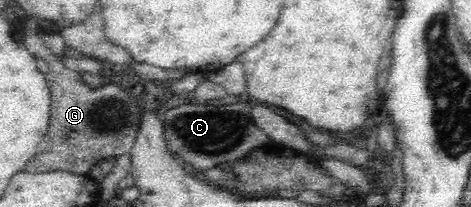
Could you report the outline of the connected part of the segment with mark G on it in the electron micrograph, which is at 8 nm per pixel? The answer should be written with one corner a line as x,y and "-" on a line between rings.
29,18
27,24
23,24
23,38
25,38
25,46
27,46
28,51
34,55
35,59
41,58
49,64
48,73
45,73
44,77
48,83
51,99
50,123
49,132
47,132
45,140
41,142
41,146
37,150
37,156
31,158
31,162
25,166
25,172
35,174
35,172
67,170
67,172
73,172
73,174
87,174
93,164
97,164
97,162
109,158
109,156
116,157
127,154
136,137
140,119
138,108
141,103
137,102
137,98
131,98
129,91
122,89
119,85
104,84
101,88
89,88
82,81
81,73
69,70
62,61
53,56
43,46
39,32
37,24
31,18

